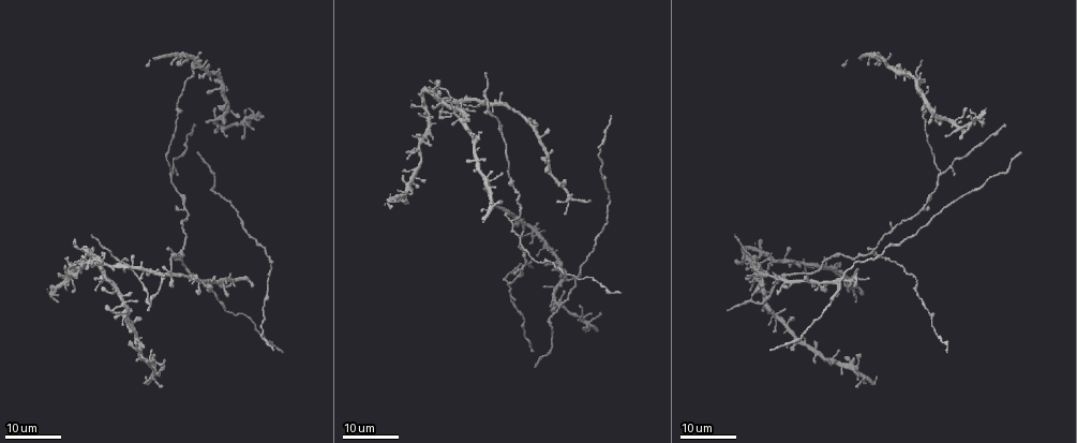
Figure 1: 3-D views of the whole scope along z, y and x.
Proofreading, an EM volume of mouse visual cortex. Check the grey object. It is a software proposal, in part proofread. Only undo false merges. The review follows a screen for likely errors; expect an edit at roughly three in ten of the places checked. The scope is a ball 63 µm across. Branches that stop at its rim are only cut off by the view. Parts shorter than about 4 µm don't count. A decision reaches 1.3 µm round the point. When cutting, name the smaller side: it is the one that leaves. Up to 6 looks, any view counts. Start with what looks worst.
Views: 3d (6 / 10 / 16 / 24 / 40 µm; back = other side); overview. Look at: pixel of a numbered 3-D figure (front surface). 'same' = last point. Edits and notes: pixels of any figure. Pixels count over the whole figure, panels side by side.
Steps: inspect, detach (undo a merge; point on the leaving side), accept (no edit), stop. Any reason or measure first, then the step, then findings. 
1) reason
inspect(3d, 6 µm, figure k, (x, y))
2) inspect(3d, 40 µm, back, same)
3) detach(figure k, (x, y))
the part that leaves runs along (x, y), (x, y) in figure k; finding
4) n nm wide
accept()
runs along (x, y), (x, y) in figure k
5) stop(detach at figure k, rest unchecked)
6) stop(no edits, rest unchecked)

four or more arms meet
inspect(3d, 24 µm, figure 1, (122, 261))

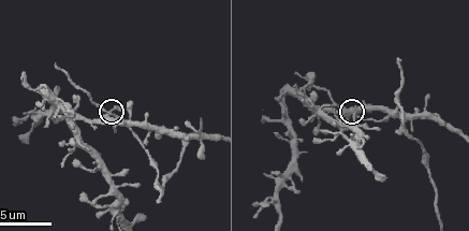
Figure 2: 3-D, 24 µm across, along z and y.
inspect(3d, 10 µm, figure 2, (109, 115))

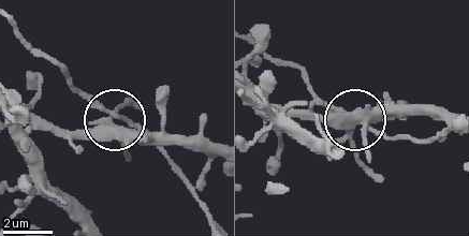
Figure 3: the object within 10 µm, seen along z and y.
5 arms
accept()
continuous, no second neuron

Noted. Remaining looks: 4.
arms part here
inspect(3d, 16 µm, figure 1, (173, 174))

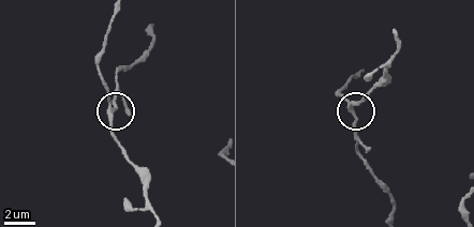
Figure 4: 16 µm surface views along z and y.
inspect(3d, 6 µm, figure 4, (353, 112))

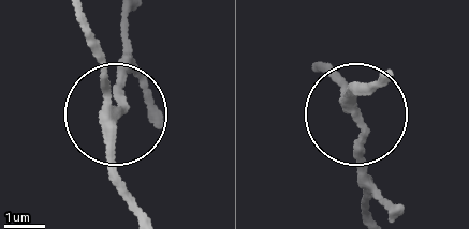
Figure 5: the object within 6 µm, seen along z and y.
230 nm wide
accept()
runs along (133, 211), (116, 159), (127, 20) in figure 5; one neuron here

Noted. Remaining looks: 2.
three-way junction
inspect(3d, 16 µm, figure 2, (397, 102))

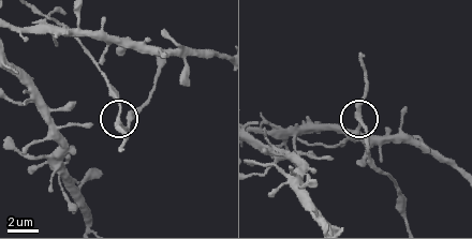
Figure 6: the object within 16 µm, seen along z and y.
other side
inspect(3d, 16 µm, back, figure 6, (118, 119))

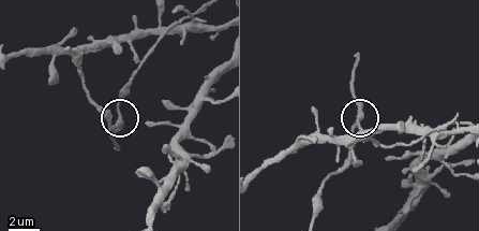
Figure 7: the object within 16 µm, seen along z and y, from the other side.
3 arms
accept()
runs along (315, 198), (344, 164), (360, 115), (353, 89) in figure 7; one neuron here

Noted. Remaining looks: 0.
stop(no edits, rest unchecked)

